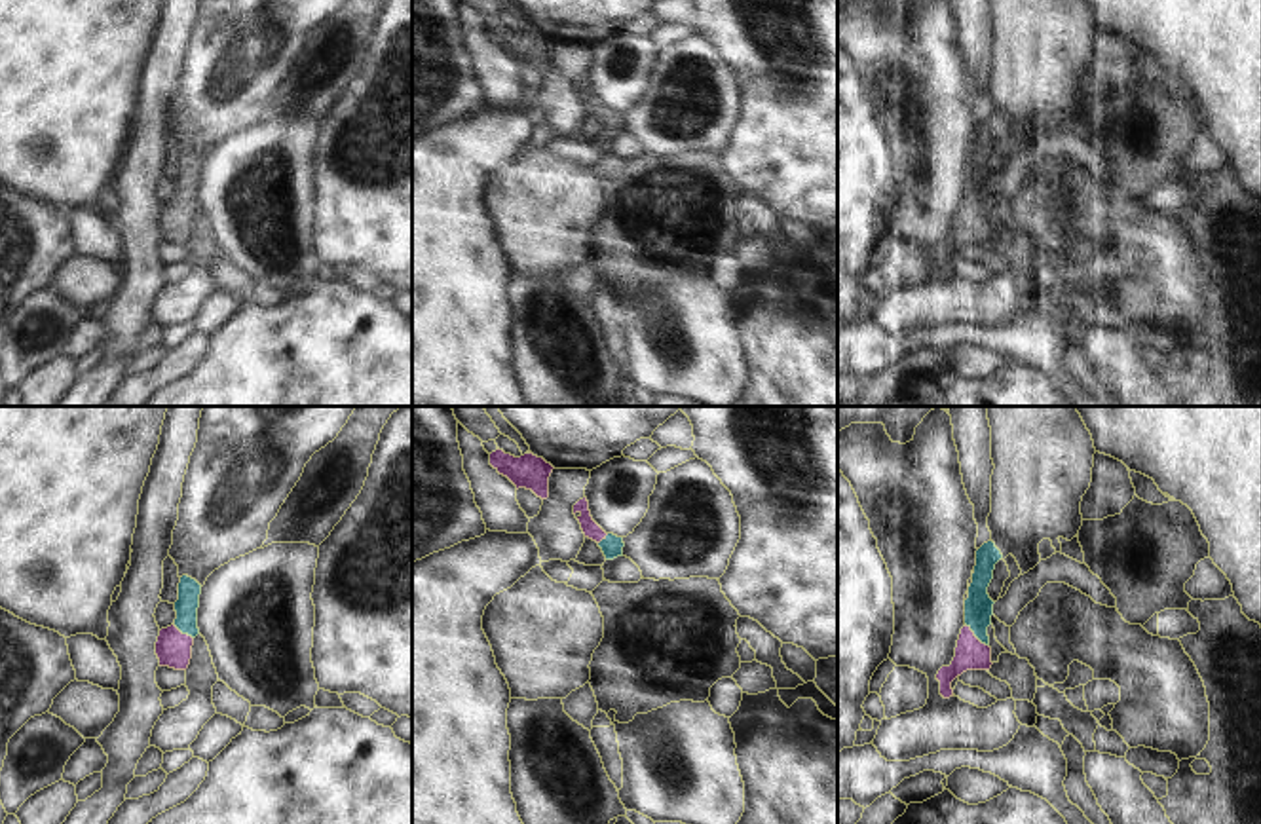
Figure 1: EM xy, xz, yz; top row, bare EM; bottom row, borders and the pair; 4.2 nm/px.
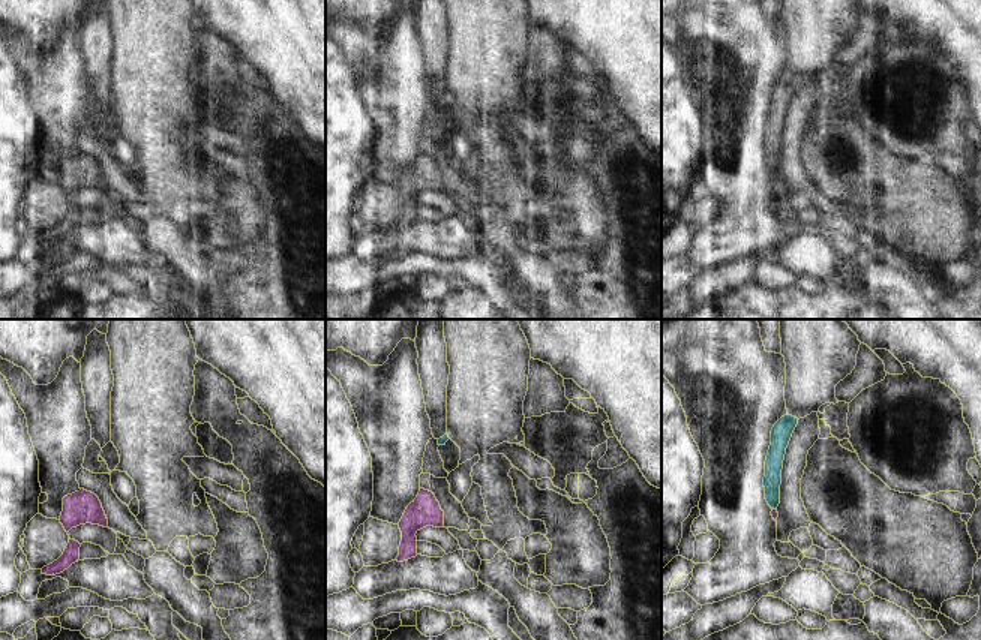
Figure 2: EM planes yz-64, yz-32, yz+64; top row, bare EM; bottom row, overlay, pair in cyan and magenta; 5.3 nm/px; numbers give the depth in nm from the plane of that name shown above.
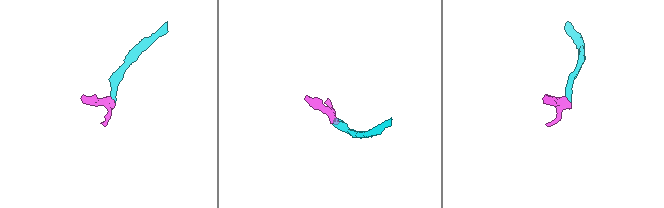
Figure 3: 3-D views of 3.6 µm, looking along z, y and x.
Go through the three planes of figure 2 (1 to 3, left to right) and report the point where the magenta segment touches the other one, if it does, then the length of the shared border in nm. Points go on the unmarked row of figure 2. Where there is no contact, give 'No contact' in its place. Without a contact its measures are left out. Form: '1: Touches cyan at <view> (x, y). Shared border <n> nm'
1: No contact
2: No contact
3: Touches cyan at yz+64 (774, 173). Shared border 40 nm.

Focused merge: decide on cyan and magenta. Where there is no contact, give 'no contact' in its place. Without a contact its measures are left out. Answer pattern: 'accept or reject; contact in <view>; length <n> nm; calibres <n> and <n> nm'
accept; contact in yz; length 140 nm; calibres 130 and 140 nm

